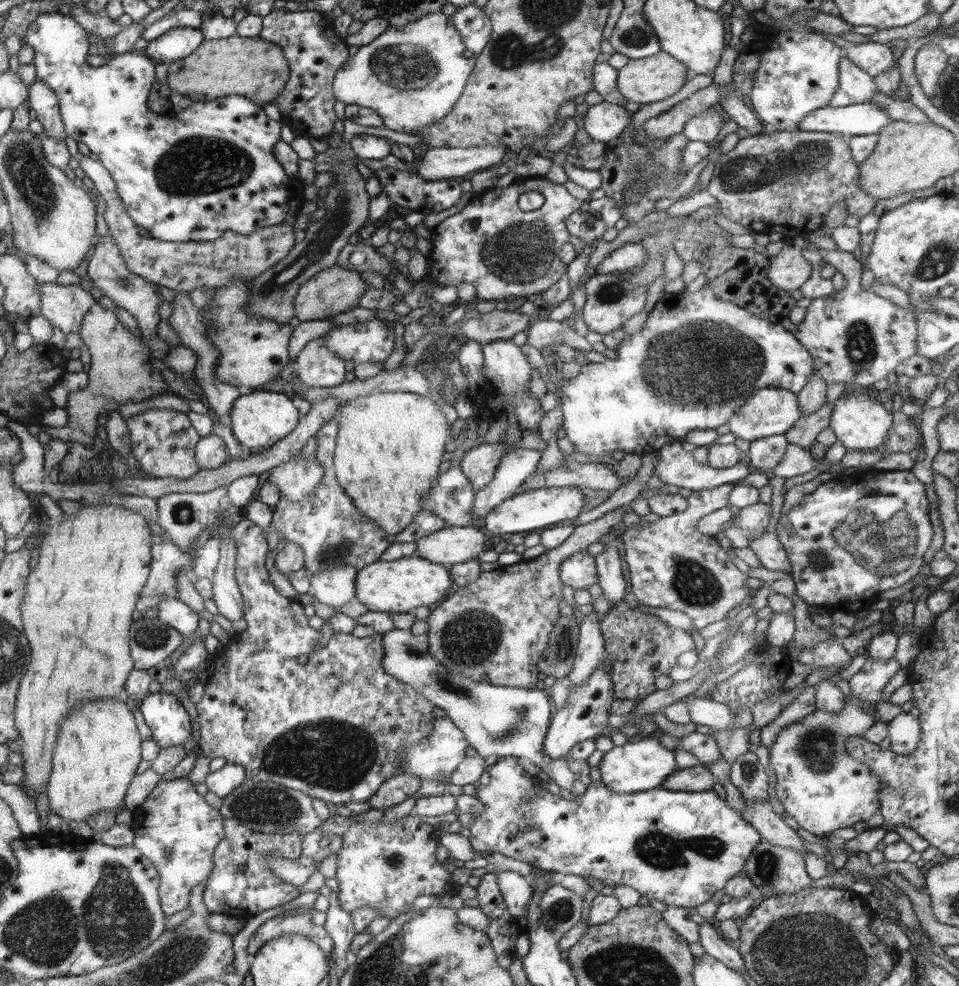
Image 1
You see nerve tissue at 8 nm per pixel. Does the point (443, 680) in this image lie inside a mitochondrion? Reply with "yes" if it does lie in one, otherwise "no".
yes

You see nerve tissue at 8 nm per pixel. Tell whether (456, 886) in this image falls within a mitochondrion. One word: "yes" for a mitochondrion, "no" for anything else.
no

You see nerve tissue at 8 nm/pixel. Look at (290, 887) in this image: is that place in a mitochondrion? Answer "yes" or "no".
no

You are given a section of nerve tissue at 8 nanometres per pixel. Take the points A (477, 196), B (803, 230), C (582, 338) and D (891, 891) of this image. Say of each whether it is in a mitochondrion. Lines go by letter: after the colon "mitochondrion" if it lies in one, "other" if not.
A: other
B: other
C: other
D: other

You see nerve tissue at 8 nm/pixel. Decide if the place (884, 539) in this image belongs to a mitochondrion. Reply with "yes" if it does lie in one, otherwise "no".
yes

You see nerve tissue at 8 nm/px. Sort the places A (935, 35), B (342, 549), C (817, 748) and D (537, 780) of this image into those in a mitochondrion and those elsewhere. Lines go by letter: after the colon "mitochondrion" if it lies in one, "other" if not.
A: other
B: mitochondrion
C: mitochondrion
D: other

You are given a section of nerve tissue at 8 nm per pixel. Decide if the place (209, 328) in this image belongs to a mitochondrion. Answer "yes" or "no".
no

